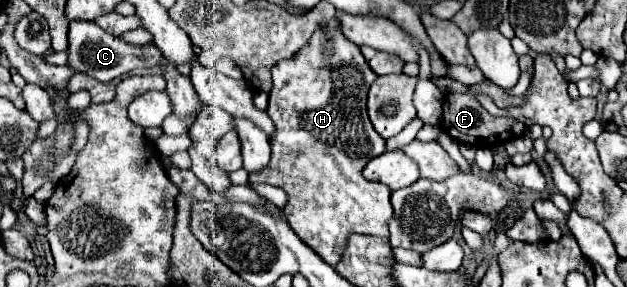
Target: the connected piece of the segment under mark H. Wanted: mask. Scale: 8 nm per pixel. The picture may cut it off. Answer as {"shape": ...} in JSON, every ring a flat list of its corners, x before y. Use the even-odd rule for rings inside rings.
{"shape":[[337,18,329,20,327,24,323,24,323,26,315,32,311,44,307,44,307,46,299,52,299,56,295,56,293,60,277,62,277,64,271,68,271,74,273,74,273,88,271,88,271,92,269,92,269,106,267,106,267,114,269,114,269,118,271,118,273,124,275,124,275,132,271,134,271,160,269,160,269,164,267,164,263,170,249,174,249,184,259,184,259,182,263,182,263,184,271,184,271,186,283,188,283,190,287,192,287,204,285,204,283,212,285,212,285,218,287,218,289,226,293,228,293,232,295,232,309,248,313,248,315,254,319,254,329,266,335,266,337,260,341,258,341,252,343,252,343,248,345,248,345,238,349,238,349,234,359,232,359,234,371,234,371,236,389,238,389,220,393,218,391,190,389,190,385,184,369,182,369,180,365,180,365,178,361,176,361,170,365,168,365,164,367,164,371,158,375,158,375,156,379,156,379,154,383,154,383,152,387,150,385,140,381,140,381,136,377,136,377,132,375,132,375,128,371,126,369,116,367,116,367,92,369,92,369,86,373,84,373,80,377,78,377,74,375,74,375,72,369,68,369,64,365,62,363,54,359,52,359,46,355,46,355,44,349,42,345,36,341,36,341,30,337,28]]}

